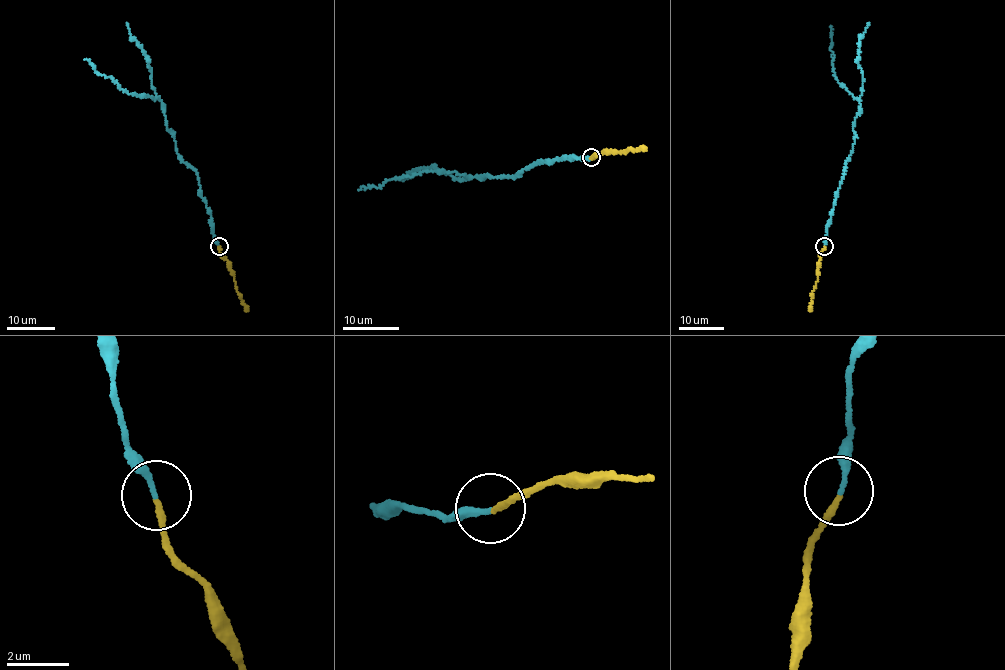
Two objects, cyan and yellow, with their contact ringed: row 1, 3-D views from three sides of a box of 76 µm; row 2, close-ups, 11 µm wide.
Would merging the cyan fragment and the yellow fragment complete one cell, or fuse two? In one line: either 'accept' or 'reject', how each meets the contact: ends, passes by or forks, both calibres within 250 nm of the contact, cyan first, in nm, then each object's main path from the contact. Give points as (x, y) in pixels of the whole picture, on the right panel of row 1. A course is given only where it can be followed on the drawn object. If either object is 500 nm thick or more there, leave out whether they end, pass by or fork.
accept; cyan ends; yellow ends; calibres 190 and 190 nm; course cyan (824, 246), (827, 224), (849, 157), (859, 104), (833, 75), (831, 25); course yellow (824, 246), (809, 311)

